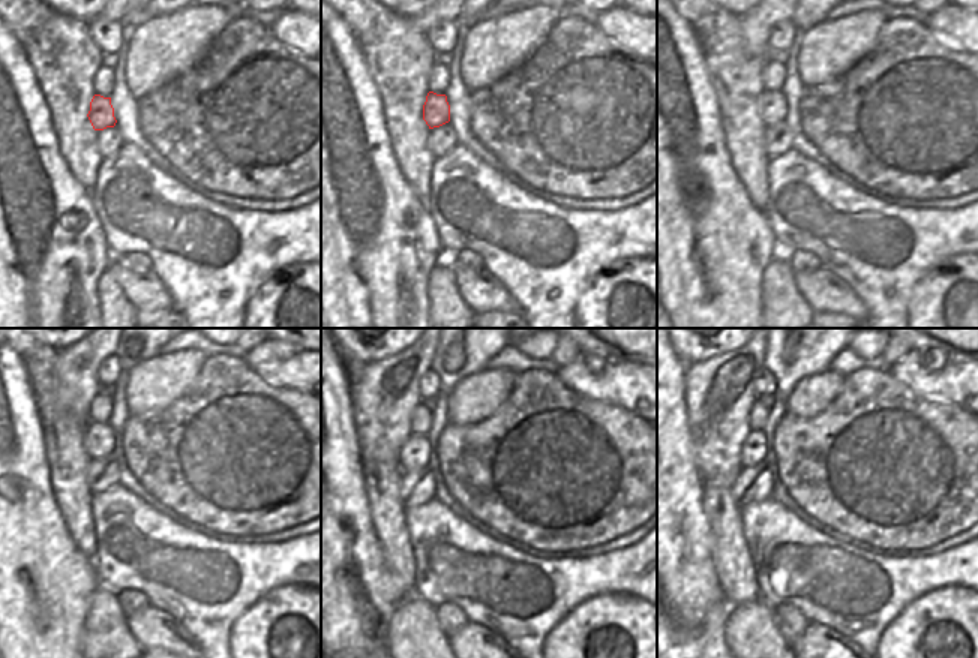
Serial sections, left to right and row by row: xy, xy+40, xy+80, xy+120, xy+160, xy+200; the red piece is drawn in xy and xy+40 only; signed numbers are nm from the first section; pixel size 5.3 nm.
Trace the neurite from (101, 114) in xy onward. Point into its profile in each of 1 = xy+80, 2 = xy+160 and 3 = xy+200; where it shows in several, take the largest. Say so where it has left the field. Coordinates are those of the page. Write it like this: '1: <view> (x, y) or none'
1: xy+80 (771, 104)
2: xy+160 (416, 453)
3: xy+200 (753, 450)

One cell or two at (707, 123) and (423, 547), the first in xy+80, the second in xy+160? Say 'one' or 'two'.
two

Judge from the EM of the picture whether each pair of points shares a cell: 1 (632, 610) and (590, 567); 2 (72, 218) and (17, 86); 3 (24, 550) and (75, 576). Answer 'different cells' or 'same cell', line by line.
1: different cells
2: same cell
3: same cell

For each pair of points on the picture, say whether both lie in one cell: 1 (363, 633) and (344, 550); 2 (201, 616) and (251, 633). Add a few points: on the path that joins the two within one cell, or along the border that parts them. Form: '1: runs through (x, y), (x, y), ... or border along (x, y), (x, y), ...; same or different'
1: runs through (342, 612), (342, 571); same
2: border along (255, 600), (231, 627), (227, 642); different

